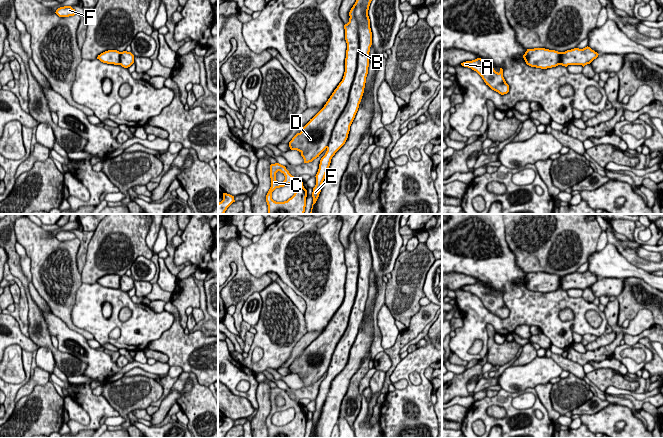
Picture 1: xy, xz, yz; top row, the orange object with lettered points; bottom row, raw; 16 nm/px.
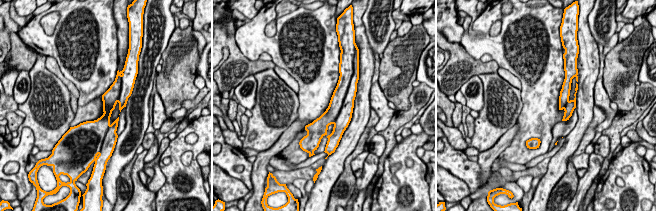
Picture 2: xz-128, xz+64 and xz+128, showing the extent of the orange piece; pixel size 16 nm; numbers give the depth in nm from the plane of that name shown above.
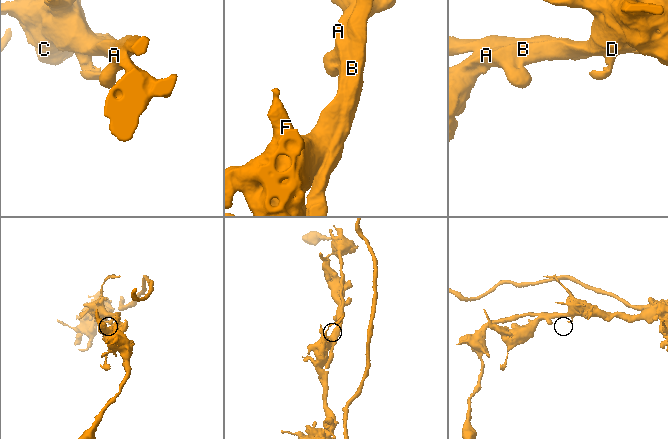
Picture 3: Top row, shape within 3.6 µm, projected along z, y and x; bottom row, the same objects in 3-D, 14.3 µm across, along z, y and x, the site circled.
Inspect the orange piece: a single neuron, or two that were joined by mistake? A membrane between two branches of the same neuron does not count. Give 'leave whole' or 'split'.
leave whole

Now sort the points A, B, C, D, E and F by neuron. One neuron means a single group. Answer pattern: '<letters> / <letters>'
A B C D E F

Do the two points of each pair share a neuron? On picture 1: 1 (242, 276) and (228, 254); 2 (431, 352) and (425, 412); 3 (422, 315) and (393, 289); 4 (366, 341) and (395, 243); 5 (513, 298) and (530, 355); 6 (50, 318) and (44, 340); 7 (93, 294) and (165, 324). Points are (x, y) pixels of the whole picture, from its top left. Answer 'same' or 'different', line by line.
1: same
2: same
3: different
4: different
5: different
6: different
7: same

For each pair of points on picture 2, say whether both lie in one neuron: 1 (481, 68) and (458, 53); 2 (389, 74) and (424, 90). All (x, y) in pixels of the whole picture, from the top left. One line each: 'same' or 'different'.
1: same
2: different

